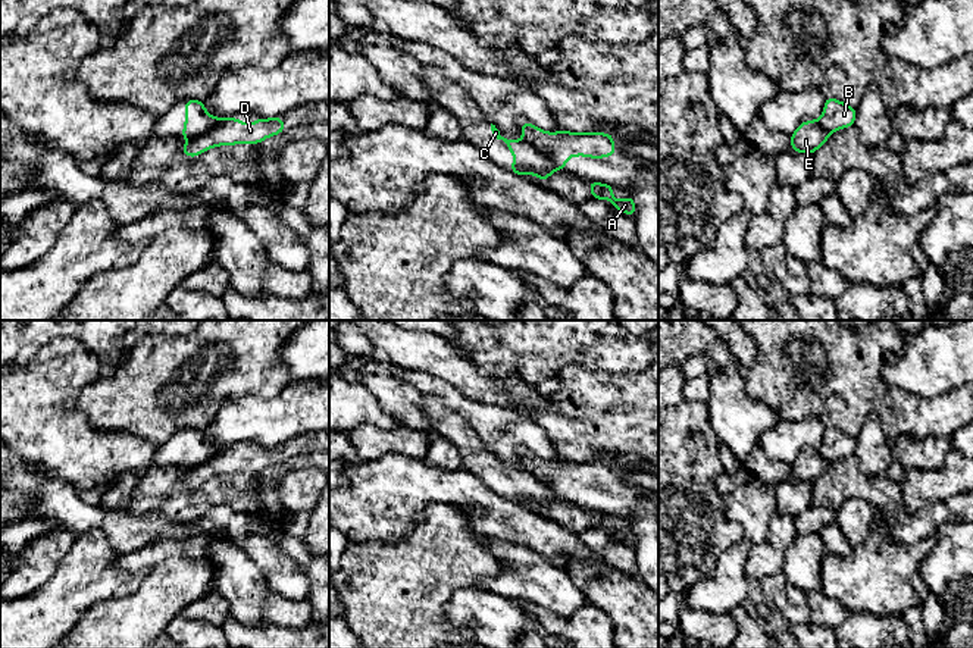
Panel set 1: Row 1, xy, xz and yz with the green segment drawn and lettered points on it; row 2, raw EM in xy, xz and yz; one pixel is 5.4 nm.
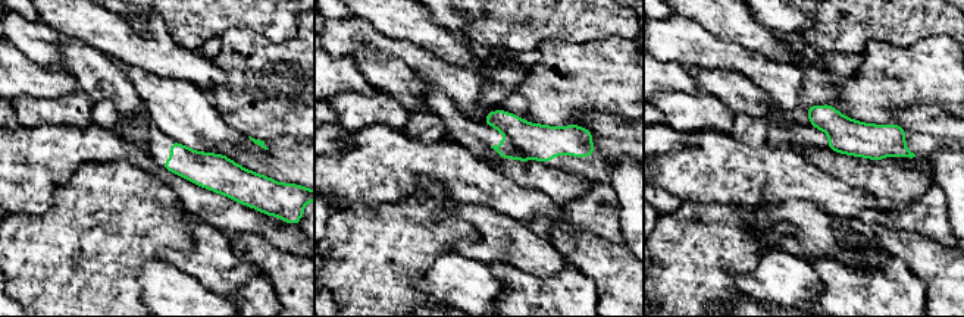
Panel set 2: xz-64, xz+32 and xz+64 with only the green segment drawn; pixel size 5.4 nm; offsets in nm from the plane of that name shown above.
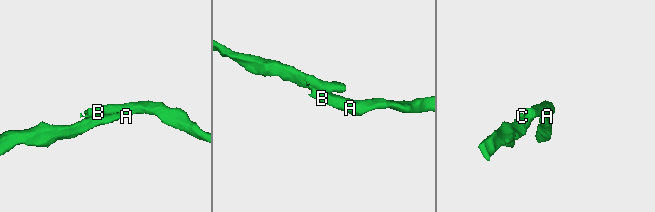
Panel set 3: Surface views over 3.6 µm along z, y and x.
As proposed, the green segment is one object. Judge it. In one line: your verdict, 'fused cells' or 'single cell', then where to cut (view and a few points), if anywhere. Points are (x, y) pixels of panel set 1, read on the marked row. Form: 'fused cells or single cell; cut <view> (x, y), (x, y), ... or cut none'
fused cells; cut xz (523, 138), (563, 165)

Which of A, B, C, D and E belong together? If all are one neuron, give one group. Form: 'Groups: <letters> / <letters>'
Groups: A B C / D E

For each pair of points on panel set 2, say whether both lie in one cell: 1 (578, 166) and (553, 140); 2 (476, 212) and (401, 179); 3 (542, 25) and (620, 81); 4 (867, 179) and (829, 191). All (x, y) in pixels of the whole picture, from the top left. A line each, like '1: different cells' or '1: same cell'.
1: same cell
2: different cells
3: different cells
4: different cells

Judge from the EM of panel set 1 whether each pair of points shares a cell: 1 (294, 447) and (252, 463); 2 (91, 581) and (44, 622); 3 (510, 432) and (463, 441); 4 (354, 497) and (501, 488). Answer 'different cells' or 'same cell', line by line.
1: same cell
2: same cell
3: different cells
4: different cells

